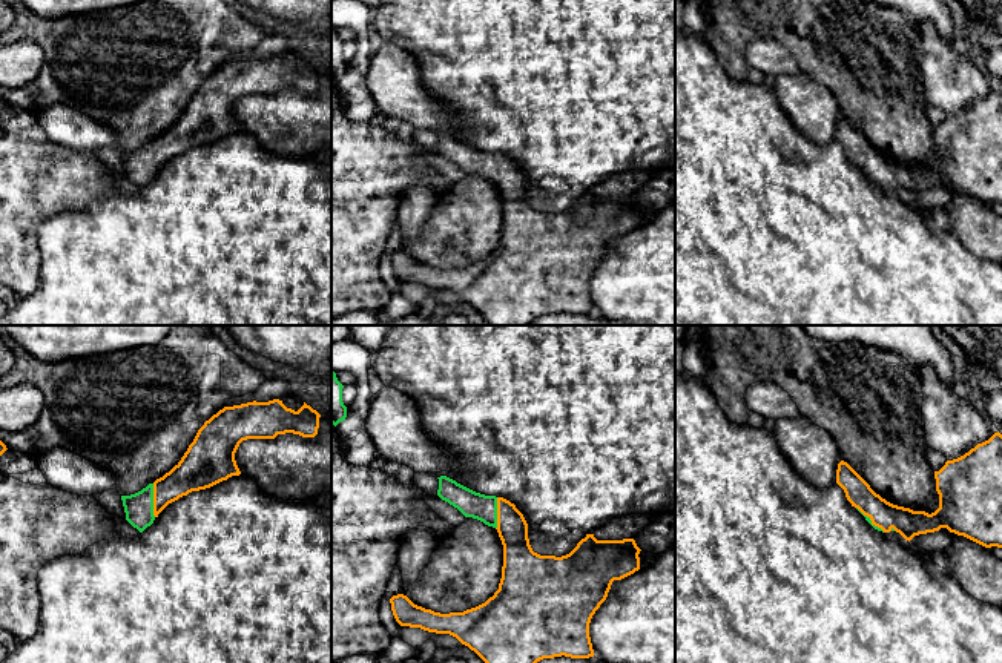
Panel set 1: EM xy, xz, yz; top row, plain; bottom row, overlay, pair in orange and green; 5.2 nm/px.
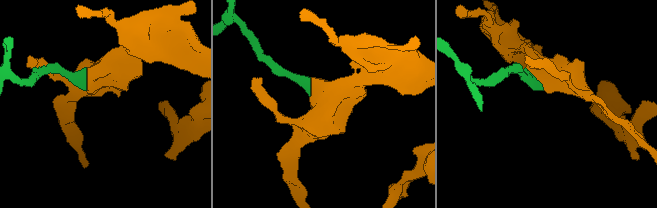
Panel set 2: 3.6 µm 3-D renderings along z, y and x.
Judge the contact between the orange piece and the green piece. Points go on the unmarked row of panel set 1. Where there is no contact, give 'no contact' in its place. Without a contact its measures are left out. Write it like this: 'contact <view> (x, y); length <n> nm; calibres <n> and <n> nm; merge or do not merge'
contact xy (154, 157); length 180 nm; calibres 190 and 150 nm; merge

